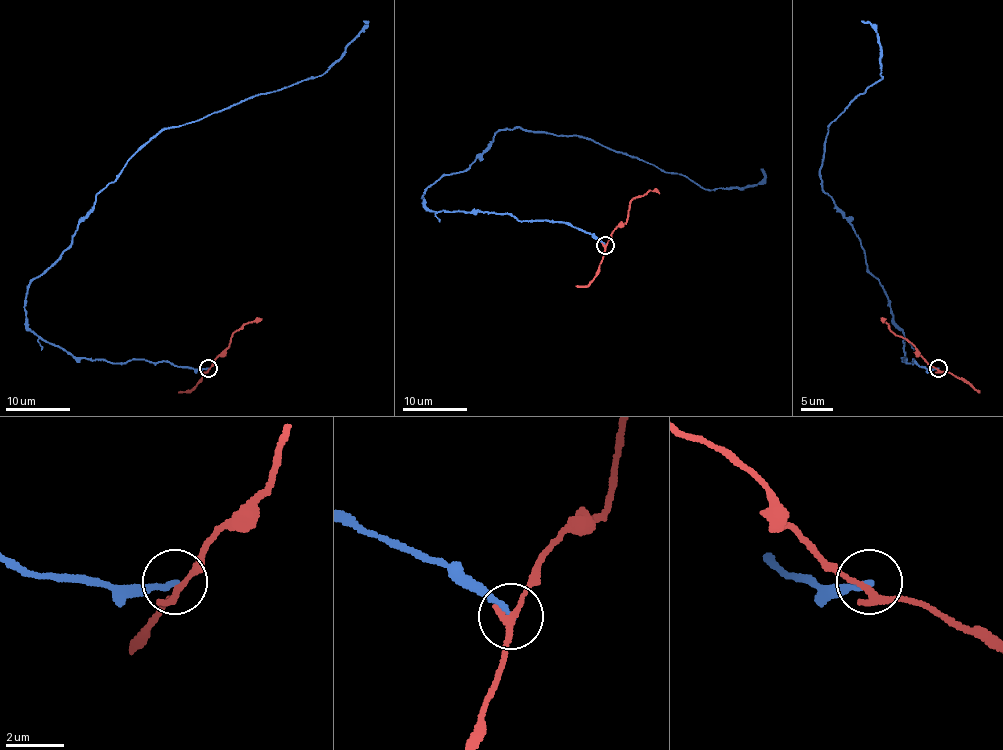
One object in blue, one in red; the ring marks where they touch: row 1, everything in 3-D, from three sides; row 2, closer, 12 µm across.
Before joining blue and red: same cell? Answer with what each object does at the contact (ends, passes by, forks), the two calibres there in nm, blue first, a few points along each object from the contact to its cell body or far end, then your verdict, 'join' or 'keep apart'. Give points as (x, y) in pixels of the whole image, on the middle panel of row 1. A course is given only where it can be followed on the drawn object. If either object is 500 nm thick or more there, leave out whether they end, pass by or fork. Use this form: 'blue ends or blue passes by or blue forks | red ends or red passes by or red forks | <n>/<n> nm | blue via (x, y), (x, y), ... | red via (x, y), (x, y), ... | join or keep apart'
blue ends | red passes by | 200/240 nm | blue via (605, 246), (565, 223), (432, 212), (421, 197), (500, 130), (594, 139), (706, 189), (755, 186), (761, 168) | red via (605, 246), (610, 234), (626, 221), (632, 200), (650, 191), (660, 194) | keep apart

